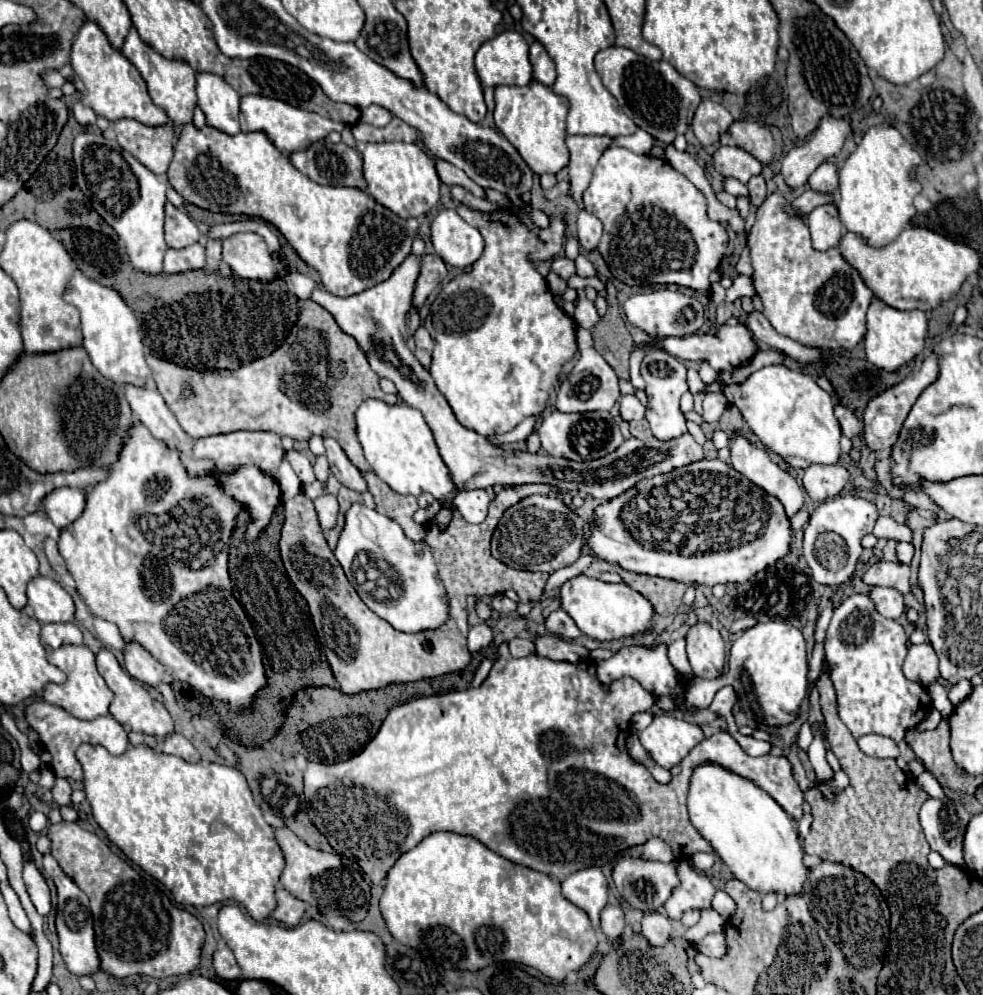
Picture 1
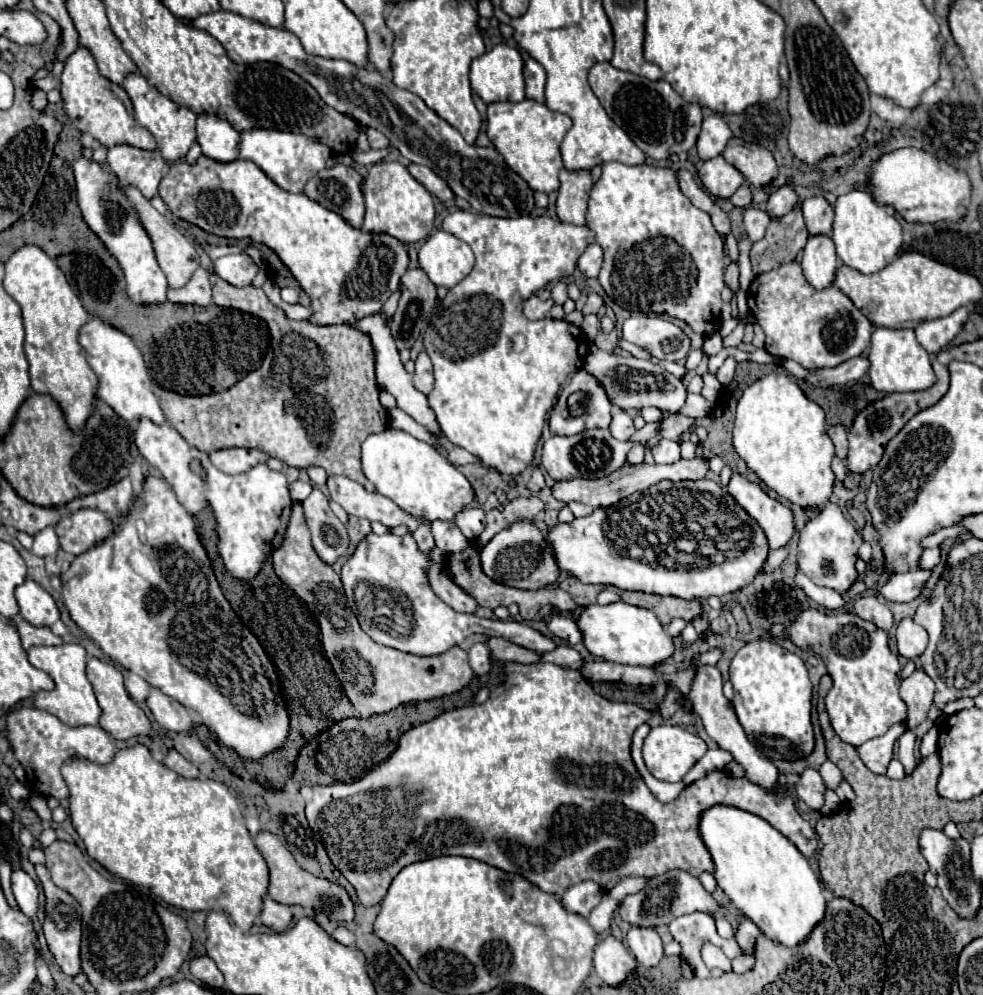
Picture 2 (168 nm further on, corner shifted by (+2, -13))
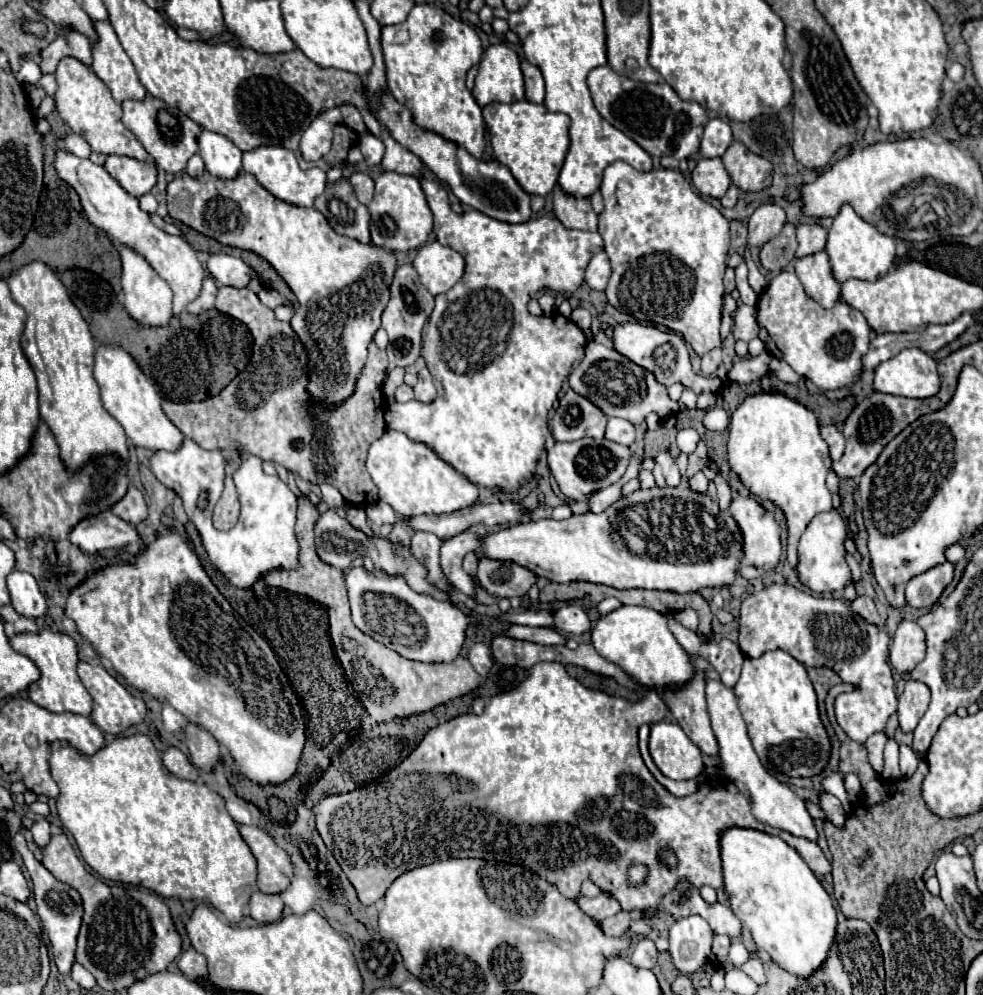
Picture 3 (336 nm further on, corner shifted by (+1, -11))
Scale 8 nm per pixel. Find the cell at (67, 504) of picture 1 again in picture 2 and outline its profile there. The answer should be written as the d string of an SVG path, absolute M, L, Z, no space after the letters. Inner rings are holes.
M79 509L75 515L57 523L57 535L63 551L81 555L103 543L113 533L113 521L99 509Z

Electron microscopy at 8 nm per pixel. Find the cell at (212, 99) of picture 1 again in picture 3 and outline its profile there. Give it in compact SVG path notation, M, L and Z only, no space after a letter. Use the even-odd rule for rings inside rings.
M204 129L202 135L198 137L198 143L206 171L222 179L232 179L240 173L242 151L226 135Z

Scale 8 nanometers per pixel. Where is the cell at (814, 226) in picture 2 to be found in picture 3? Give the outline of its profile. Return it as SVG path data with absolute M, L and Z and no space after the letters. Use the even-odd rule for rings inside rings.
M800 223L798 225L798 251L796 257L812 255L816 251L822 251L826 245L828 231L820 223Z

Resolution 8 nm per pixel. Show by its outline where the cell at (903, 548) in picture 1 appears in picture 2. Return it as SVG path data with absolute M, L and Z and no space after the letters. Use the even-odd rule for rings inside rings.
M933 547L933 549L925 549L925 551L923 551L919 567L931 569L931 567L935 567L935 565L939 565L939 563L941 563L941 549L939 549L939 547Z

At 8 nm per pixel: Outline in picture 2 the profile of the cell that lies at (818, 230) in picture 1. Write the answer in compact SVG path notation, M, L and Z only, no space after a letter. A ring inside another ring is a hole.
M817 235L811 237L803 249L801 259L803 275L815 289L827 289L837 273L839 261L835 255L835 245L831 243L831 237Z

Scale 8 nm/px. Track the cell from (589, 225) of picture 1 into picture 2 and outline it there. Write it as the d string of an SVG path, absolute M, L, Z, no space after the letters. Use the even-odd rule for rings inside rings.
M597 243L589 245L585 253L579 257L579 271L587 277L597 277L601 265L603 265L603 249Z

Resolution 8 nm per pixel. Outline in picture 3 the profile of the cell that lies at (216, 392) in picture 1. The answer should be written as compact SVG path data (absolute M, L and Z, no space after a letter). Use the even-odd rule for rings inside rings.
M220 287L216 309L248 325L254 335L252 357L256 357L256 373L240 373L226 389L206 401L174 403L166 399L162 401L166 417L202 449L240 449L260 459L280 463L288 471L316 485L326 481L356 507L374 503L378 499L378 489L372 483L364 461L368 445L386 431L386 399L382 391L388 367L386 351L372 341L368 345L368 359L356 379L354 393L338 405L326 405L314 401L308 391L310 357L306 347L290 323L278 321L274 311L266 307L252 289Z

